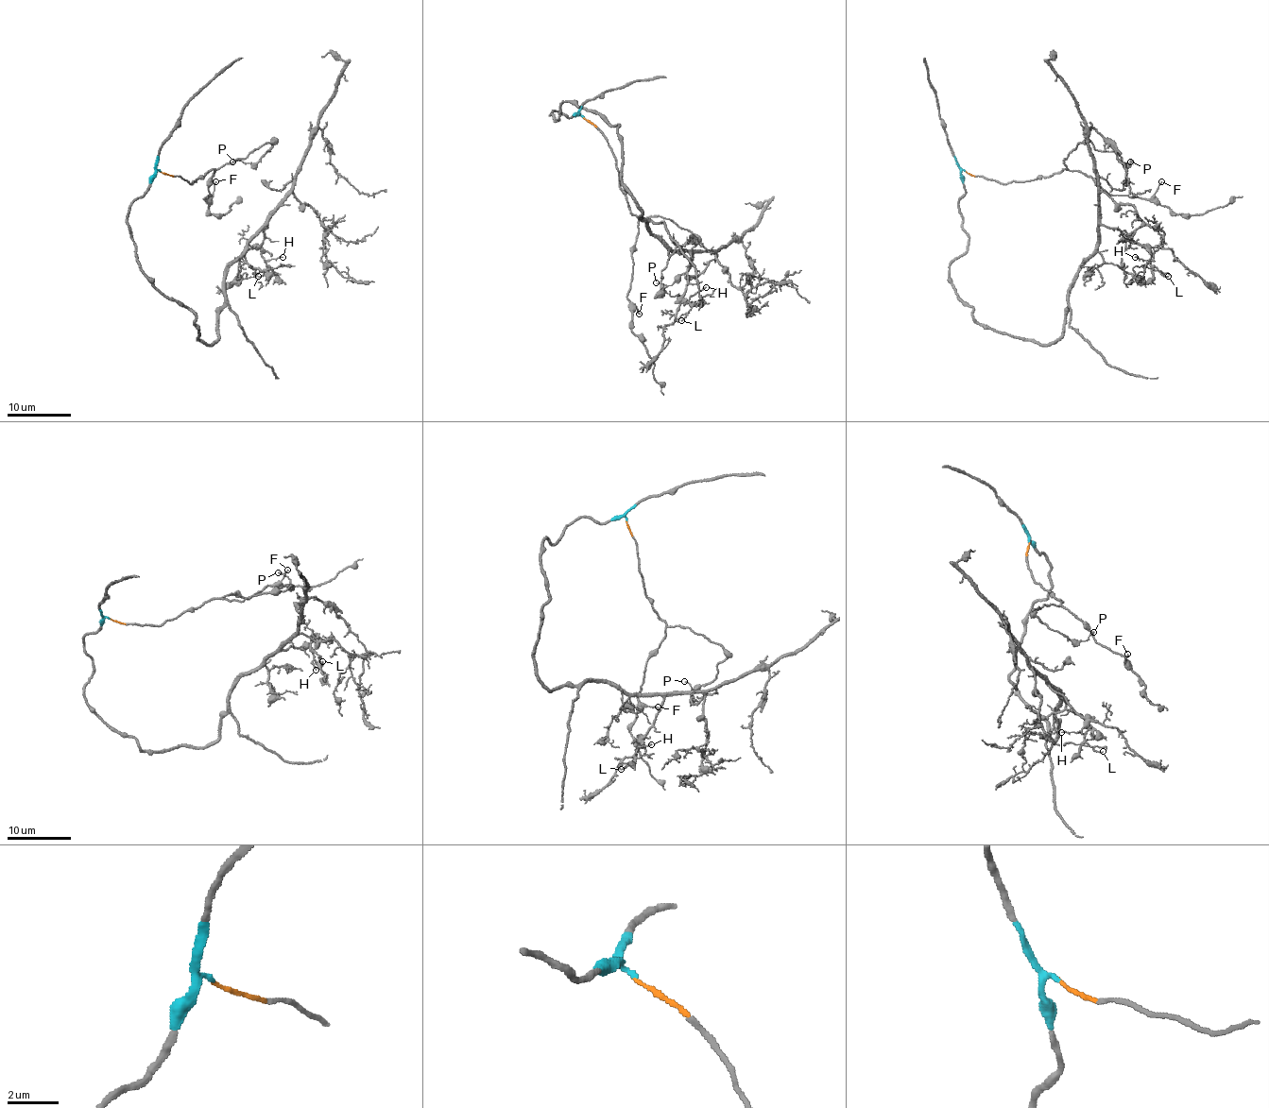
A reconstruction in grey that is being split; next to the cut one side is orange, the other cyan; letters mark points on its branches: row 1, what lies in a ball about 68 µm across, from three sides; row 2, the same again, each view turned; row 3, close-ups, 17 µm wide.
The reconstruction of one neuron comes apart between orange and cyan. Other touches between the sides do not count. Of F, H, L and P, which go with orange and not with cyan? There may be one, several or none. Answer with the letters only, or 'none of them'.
F, P

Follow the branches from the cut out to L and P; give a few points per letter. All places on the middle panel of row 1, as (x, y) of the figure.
L: (583, 117), (550, 115), (575, 102), (617, 125), (622, 183), (647, 227), (687, 252), (680, 321)
P: (582, 117), (613, 155), (629, 211), (641, 219), (669, 219), (696, 241), (690, 268), (669, 285), (657, 282)

